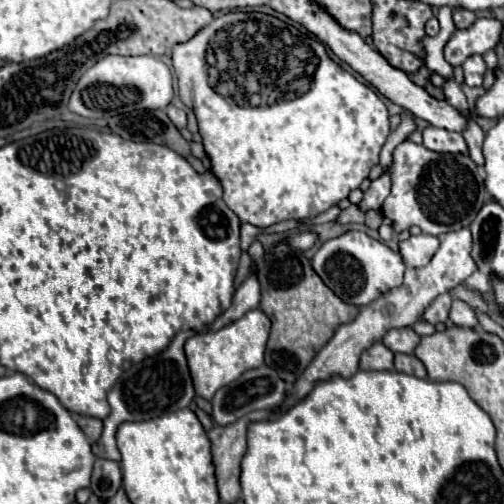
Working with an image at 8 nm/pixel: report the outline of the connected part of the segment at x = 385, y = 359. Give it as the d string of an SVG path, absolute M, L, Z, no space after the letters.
M379 341L363 351L359 369L393 369L393 353Z

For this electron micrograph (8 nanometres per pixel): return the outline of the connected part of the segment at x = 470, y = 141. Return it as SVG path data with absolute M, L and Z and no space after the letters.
M471 121L471 125L463 131L463 137L465 137L465 143L467 143L467 147L469 147L469 155L471 155L471 159L473 159L477 165L483 165L481 145L483 145L485 135L483 135L481 127L479 127L475 121Z

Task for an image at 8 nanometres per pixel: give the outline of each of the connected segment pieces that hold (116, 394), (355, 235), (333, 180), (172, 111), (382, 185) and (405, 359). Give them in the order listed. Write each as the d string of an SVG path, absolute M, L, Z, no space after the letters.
M193 331L177 333L175 339L171 341L171 345L163 353L133 365L131 369L127 369L119 377L119 381L115 383L115 387L107 395L109 405L111 405L111 415L103 421L105 427L103 427L101 439L97 443L93 443L95 457L121 461L119 449L115 445L115 431L123 421L145 421L145 419L153 419L157 415L175 413L179 409L189 407L191 399L195 397L195 391L193 391L193 383L191 383L191 377L189 377L185 353L183 353L183 343L191 335L193 335Z
M349 231L337 239L331 239L319 247L311 259L311 267L323 279L323 283L345 303L363 307L381 293L391 291L403 283L405 265L401 257L385 243L371 239L361 231Z
M241 11L225 13L213 19L207 27L203 27L191 41L173 47L173 67L179 79L179 97L187 107L193 109L197 117L199 135L203 139L205 153L211 161L211 173L219 179L223 187L223 201L245 223L251 223L257 227L269 227L285 219L303 219L303 217L319 215L327 211L329 207L337 205L341 199L345 199L353 189L357 189L361 181L369 177L371 167L379 163L379 151L385 145L389 135L389 113L385 103L367 85L359 83L349 71L341 69L327 55L327 49L323 43L315 41L307 33L301 33L293 25L279 21L277 17L271 17L265 13L241 13Z
M169 105L169 107L165 109L165 113L169 115L169 119L173 121L173 125L175 125L177 129L183 129L183 127L187 125L187 115L185 115L185 111L181 111L181 109Z
M383 173L377 181L371 183L371 187L363 193L363 199L361 203L357 205L363 213L371 211L371 209L381 209L381 203L385 201L387 193L389 193L389 187L391 187L391 181L389 181L389 173Z
M397 353L395 355L395 369L401 371L401 373L411 373L419 379L425 379L427 377L427 371L425 371L425 365L415 357L415 355L403 355L403 353Z

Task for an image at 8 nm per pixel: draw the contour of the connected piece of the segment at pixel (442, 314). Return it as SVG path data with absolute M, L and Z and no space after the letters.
M443 293L439 295L429 307L427 311L423 313L423 319L429 321L429 323L447 323L449 321L449 309L451 309L451 295L449 293Z

